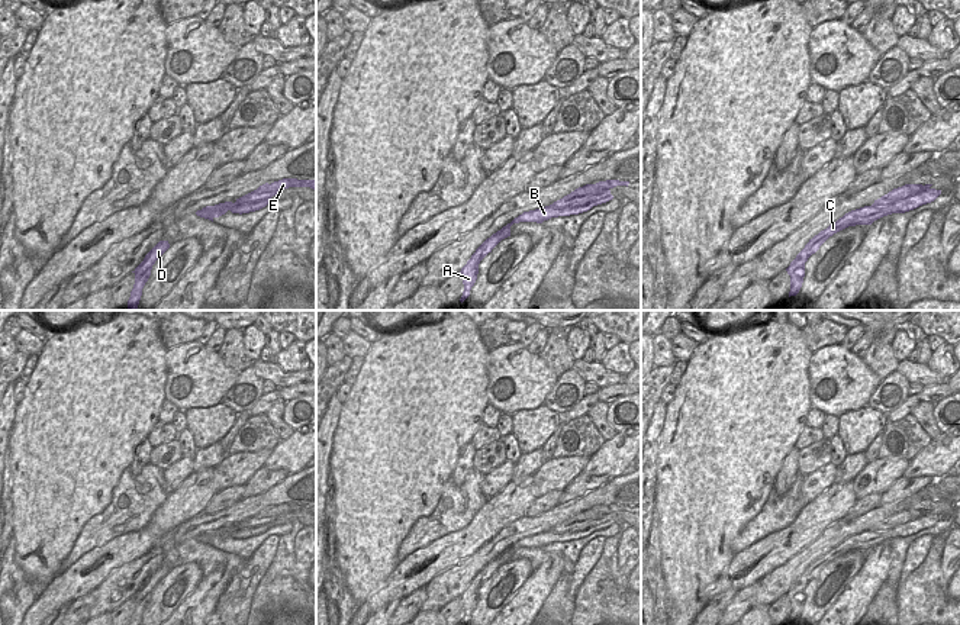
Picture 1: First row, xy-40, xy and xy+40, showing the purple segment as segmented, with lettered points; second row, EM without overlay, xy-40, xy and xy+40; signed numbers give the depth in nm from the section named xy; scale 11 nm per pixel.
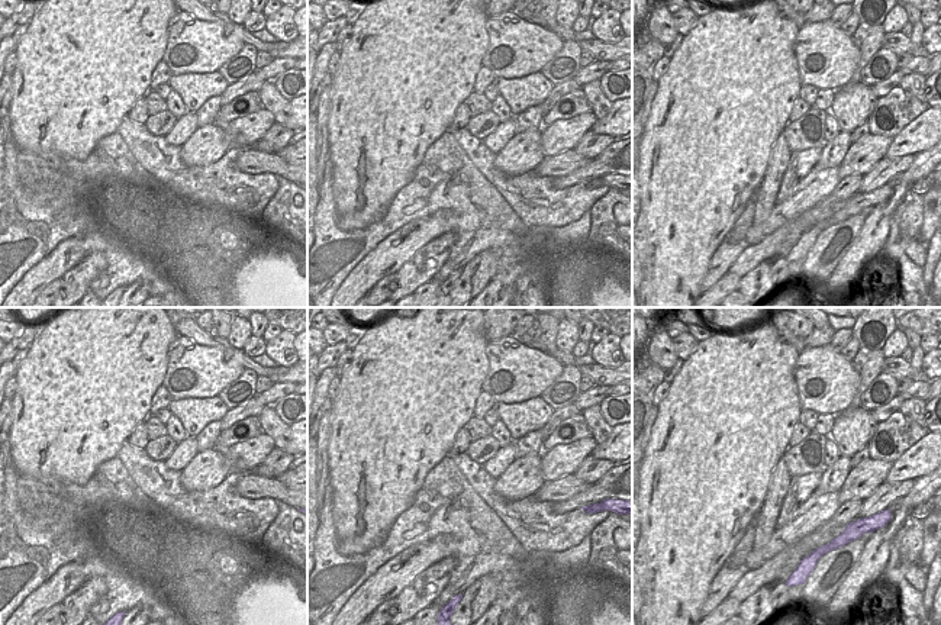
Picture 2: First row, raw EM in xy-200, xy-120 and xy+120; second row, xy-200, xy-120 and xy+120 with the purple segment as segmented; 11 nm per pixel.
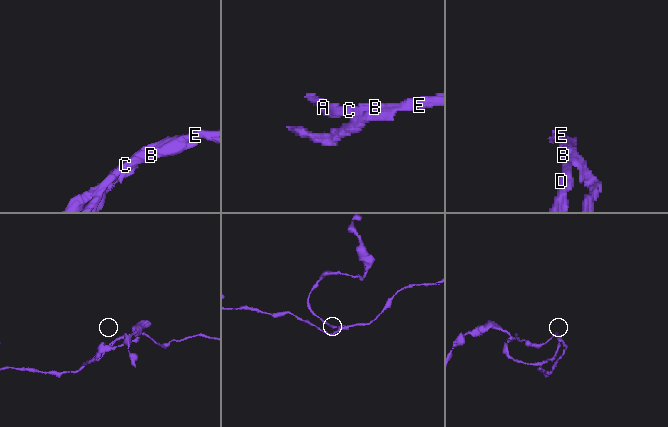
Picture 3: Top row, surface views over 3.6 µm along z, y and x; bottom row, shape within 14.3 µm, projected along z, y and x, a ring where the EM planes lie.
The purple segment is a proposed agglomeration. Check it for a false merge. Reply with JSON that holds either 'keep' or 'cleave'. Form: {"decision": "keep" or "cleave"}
{"decision": "cleave"}

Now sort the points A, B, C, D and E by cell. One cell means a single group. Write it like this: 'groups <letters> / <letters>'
groups A B C D / E

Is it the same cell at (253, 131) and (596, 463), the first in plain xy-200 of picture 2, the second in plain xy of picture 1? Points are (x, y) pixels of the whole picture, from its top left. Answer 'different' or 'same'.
different

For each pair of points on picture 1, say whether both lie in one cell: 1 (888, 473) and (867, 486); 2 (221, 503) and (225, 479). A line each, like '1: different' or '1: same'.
1: same
2: different

